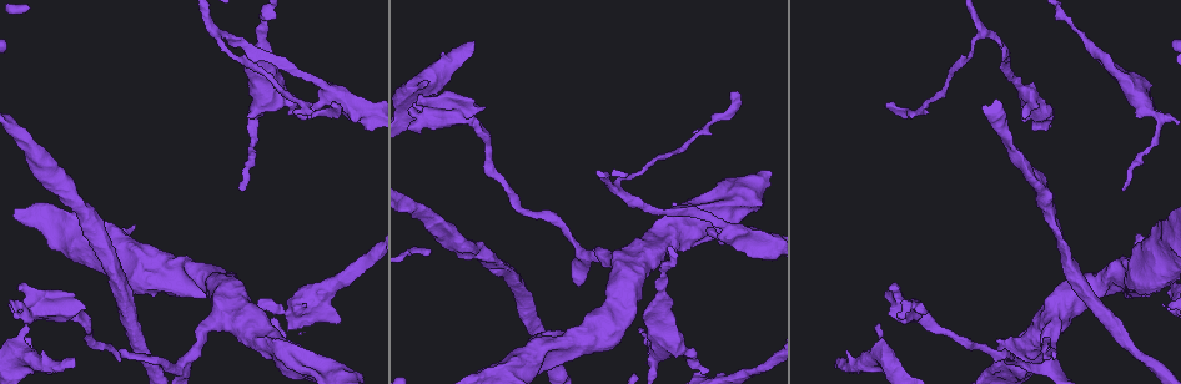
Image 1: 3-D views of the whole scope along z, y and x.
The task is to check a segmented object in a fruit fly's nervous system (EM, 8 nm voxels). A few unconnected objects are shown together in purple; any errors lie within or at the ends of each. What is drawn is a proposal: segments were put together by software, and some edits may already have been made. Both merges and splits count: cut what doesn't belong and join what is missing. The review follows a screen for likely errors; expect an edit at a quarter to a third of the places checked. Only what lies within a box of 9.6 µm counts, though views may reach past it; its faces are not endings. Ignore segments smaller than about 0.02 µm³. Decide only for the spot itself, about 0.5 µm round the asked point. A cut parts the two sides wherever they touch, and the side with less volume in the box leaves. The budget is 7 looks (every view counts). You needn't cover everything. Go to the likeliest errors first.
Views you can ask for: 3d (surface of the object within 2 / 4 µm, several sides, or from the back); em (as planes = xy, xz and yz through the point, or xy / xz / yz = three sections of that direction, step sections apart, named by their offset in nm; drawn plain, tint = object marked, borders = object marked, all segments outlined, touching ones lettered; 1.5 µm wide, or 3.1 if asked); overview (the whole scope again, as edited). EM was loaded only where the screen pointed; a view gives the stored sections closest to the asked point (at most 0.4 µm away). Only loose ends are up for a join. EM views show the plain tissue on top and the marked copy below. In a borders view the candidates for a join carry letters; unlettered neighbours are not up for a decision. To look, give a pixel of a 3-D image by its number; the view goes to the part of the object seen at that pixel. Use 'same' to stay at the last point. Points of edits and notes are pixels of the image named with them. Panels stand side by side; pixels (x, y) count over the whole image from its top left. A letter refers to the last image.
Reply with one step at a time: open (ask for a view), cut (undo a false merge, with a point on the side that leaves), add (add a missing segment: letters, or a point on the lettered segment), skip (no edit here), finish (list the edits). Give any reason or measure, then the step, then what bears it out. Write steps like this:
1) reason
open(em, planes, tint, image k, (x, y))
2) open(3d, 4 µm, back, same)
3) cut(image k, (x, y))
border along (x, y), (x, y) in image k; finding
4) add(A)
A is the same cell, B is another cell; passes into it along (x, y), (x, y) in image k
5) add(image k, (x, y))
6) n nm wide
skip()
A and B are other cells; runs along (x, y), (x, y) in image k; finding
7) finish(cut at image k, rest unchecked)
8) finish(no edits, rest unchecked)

an open end
open(3d, 2 µm, image 1, (835, 366))

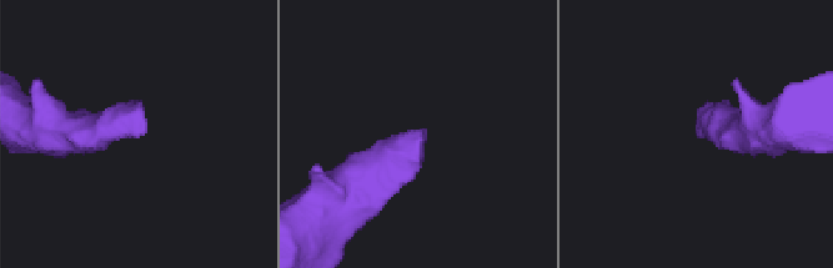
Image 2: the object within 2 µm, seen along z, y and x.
open(em, yz, step 4, borders, image 2, (699, 134))

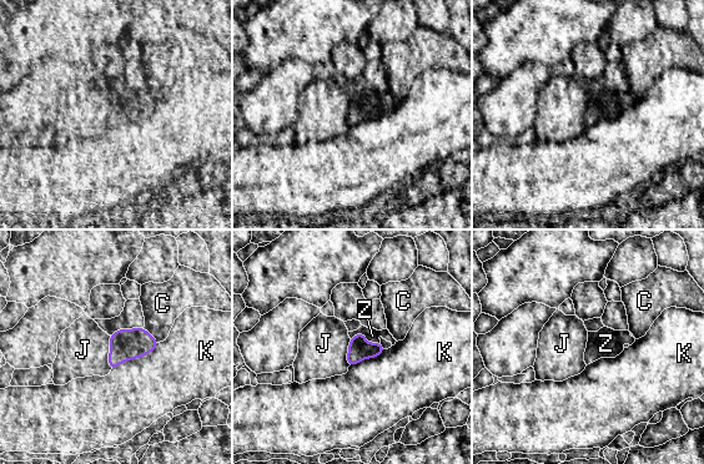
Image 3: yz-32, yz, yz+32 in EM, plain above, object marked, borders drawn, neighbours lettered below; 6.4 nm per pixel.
another direction
open(em, planes, borders, same)

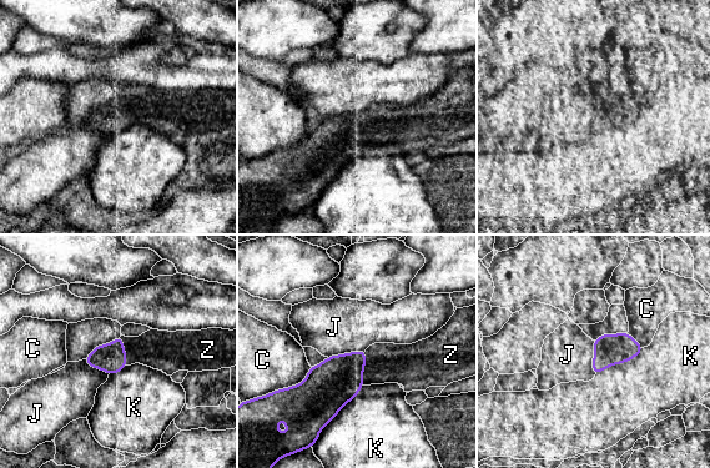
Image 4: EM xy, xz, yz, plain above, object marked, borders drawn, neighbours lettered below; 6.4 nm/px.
add(Z)
Z is the same cell, C, J and K are other cells; the neuron continues

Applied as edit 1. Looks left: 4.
an open end
open(3d, 2 µm, back, image 1, (239, 190))

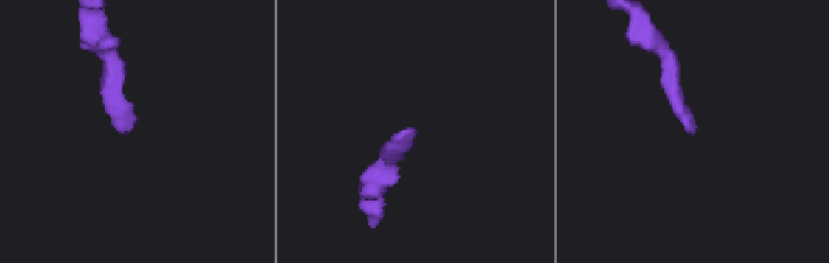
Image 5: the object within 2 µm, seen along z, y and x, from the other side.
open(em, planes, borders, image 5, (129, 126))

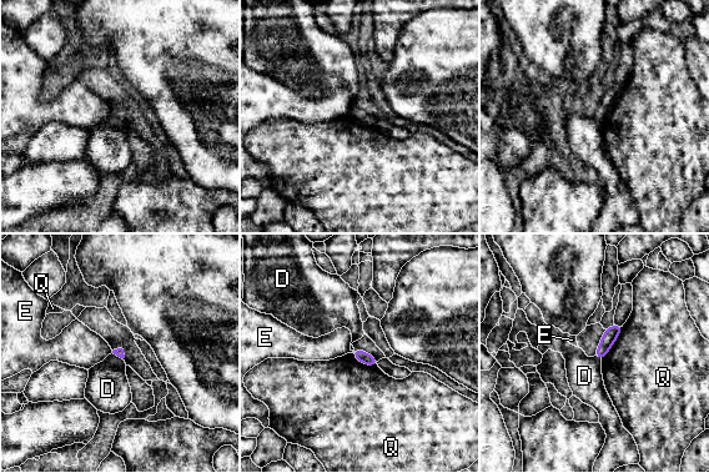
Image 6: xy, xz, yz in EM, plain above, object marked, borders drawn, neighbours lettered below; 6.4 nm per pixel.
skip()
D, E and Q are other cells; border along (594, 356), (601, 361) in image 6; no lettered segment goes on from it

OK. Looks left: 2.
finish(add at image 4, rest unchecked)

